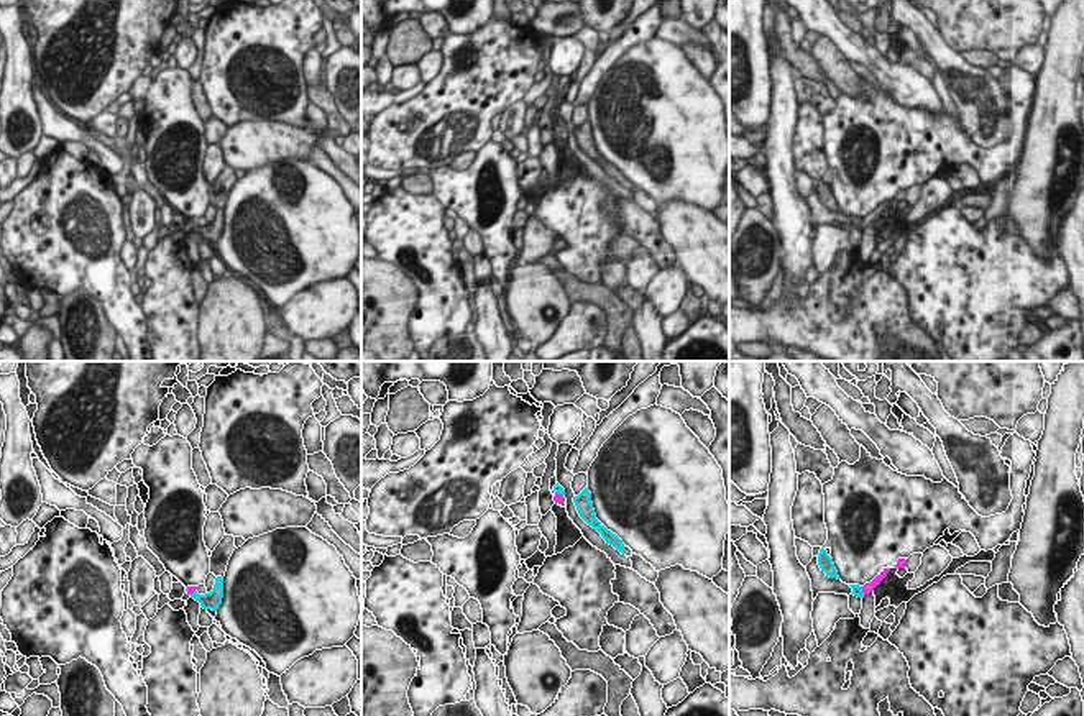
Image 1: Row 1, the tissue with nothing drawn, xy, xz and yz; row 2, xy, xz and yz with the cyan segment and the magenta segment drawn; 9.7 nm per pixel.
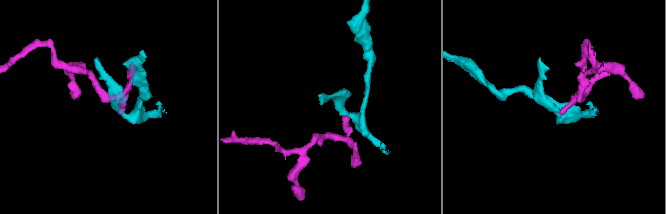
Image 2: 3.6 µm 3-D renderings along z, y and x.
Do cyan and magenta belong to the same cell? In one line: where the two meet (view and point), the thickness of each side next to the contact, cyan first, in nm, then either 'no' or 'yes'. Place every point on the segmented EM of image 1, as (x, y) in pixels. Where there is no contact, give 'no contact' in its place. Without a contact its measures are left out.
contact yz (861, 592); calibres 100 and 100 nm; no

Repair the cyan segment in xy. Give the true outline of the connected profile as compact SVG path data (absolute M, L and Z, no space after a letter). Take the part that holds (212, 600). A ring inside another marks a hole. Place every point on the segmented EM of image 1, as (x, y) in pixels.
M222 576L215 578L215 585L210 593L199 594L197 591L194 591L191 598L199 601L204 609L217 611L223 598L223 578Z

